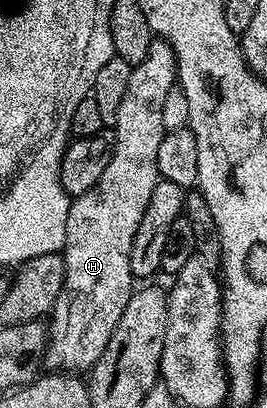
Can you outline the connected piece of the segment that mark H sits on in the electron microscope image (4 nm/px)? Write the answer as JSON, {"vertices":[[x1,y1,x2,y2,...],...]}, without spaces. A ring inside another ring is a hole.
{"vertices":[[153,38,150,49,146,49,146,57,133,66,126,93,122,96,122,105,118,105,110,165,106,165,102,177,98,177,98,185,75,196,68,204,62,252,66,277,62,293,50,312,50,338,42,360,45,368,59,369,64,373,87,372,98,361,98,357,102,357,118,321,122,321,122,309,126,309,126,301,130,301,134,290,134,276,130,269,134,233,138,233,142,213,146,213,146,205,150,202,150,193,154,193,154,185,160,179,158,145,162,145,165,133,162,104,166,101,166,93,170,93,177,83,174,49,165,39]]}

